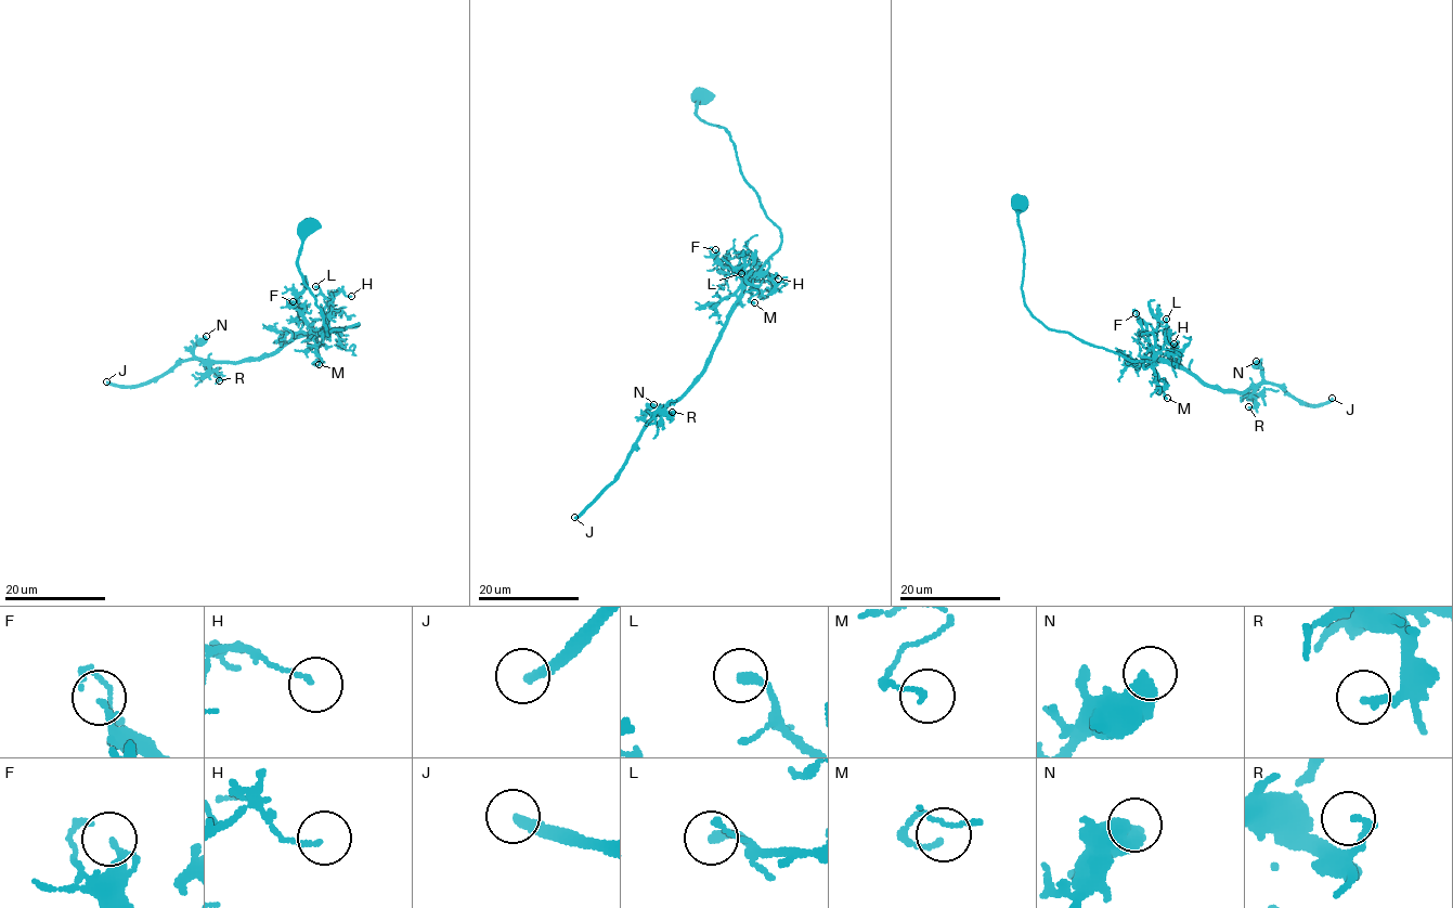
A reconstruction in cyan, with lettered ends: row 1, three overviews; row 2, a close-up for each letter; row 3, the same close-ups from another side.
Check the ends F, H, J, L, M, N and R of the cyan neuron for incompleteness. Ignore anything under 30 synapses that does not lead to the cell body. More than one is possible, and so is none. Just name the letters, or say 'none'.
J

